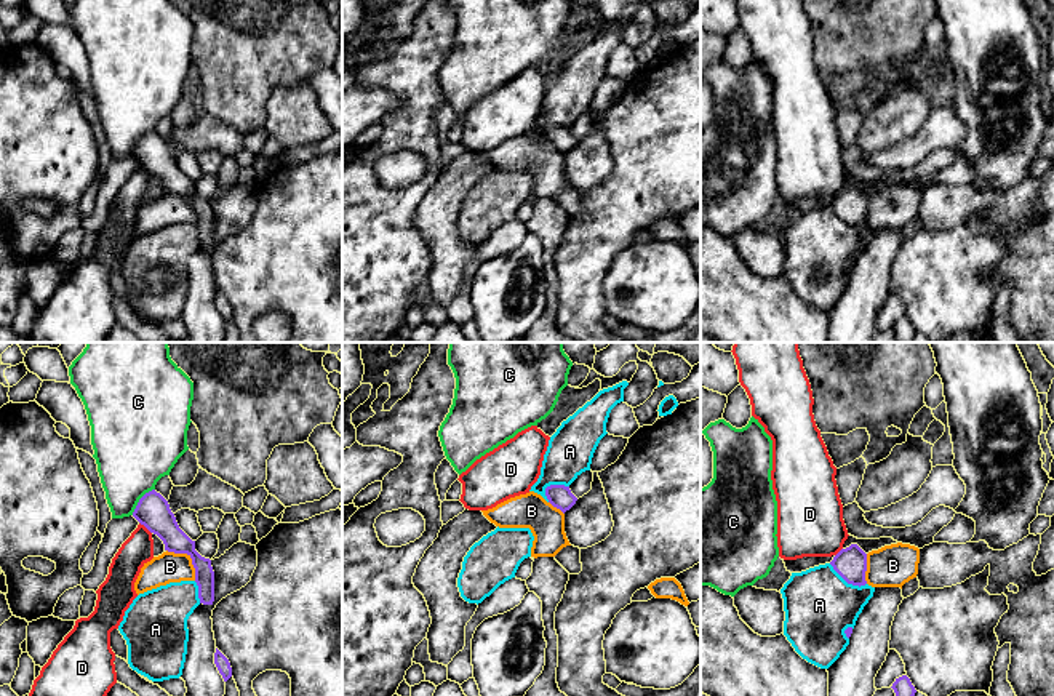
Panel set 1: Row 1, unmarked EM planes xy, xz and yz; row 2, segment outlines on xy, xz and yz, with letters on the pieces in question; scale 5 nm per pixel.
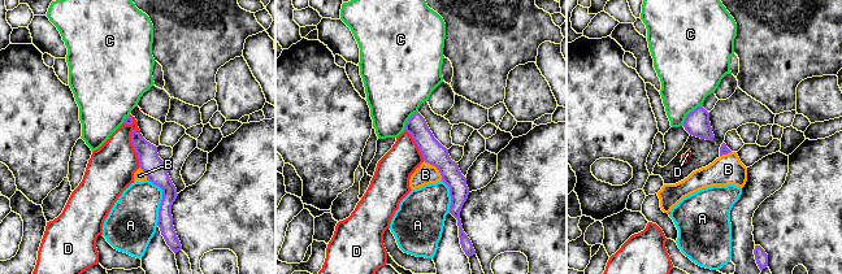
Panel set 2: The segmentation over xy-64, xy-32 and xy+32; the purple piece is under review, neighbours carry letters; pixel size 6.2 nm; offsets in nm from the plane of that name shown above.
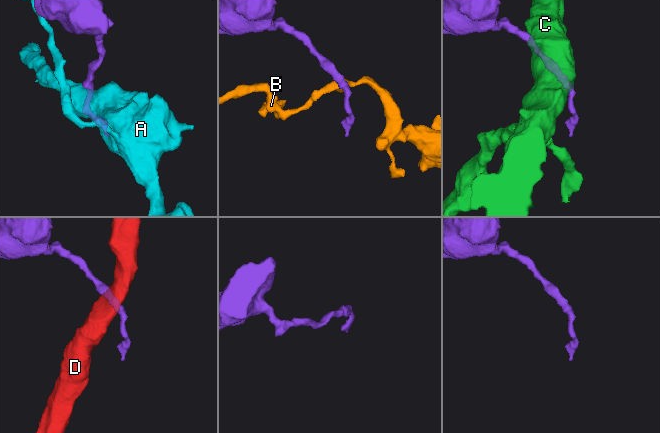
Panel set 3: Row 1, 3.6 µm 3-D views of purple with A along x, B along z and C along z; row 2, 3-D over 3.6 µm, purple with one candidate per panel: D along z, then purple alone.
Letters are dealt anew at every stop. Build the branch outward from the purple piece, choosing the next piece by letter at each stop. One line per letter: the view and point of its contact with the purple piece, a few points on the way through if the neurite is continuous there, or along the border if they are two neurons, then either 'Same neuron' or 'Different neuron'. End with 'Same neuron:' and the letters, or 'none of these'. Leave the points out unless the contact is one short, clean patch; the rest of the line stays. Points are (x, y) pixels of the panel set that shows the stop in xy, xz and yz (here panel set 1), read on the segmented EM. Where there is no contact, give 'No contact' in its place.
A: Touches purple at yz (848, 583). Different neuron
B: Touches purple at xy (191, 557). Boundary: xy (167, 549), (186, 554), (191, 559), (195, 580). Different neuron
C: Touches purple at xy (139, 500). Different neuron
D: Touches purple at xy (146, 527). Boundary: xy (139, 522), (151, 533). Different neuron
Same neuron: none of these

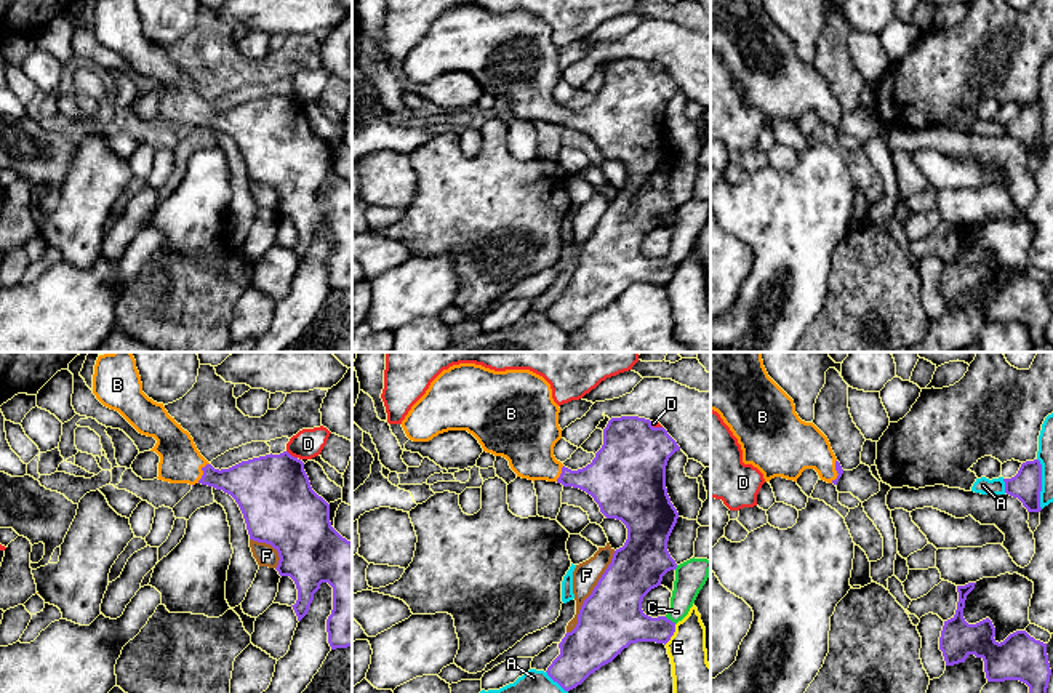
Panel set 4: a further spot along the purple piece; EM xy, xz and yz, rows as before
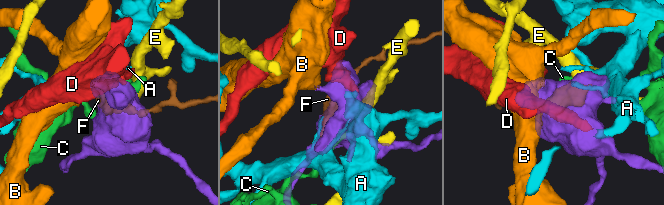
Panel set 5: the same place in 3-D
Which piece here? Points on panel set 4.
A: Touches purple at yz (1040, 484). Different neuron
B: Touches purple at xy (204, 472). Path across: xy (252, 484), (216, 479), (204, 472), (180, 460). Same neuron
C: Touches purple at xz (669, 620). Different neuron
D: Touches purple at xy (290, 455). Boundary: xy (287, 450), (296, 458). Different neuron
E: Touches purple at xz (672, 634). Different neuron
F: Touches purple at xz (592, 592). Different neuron
Same neuron: B

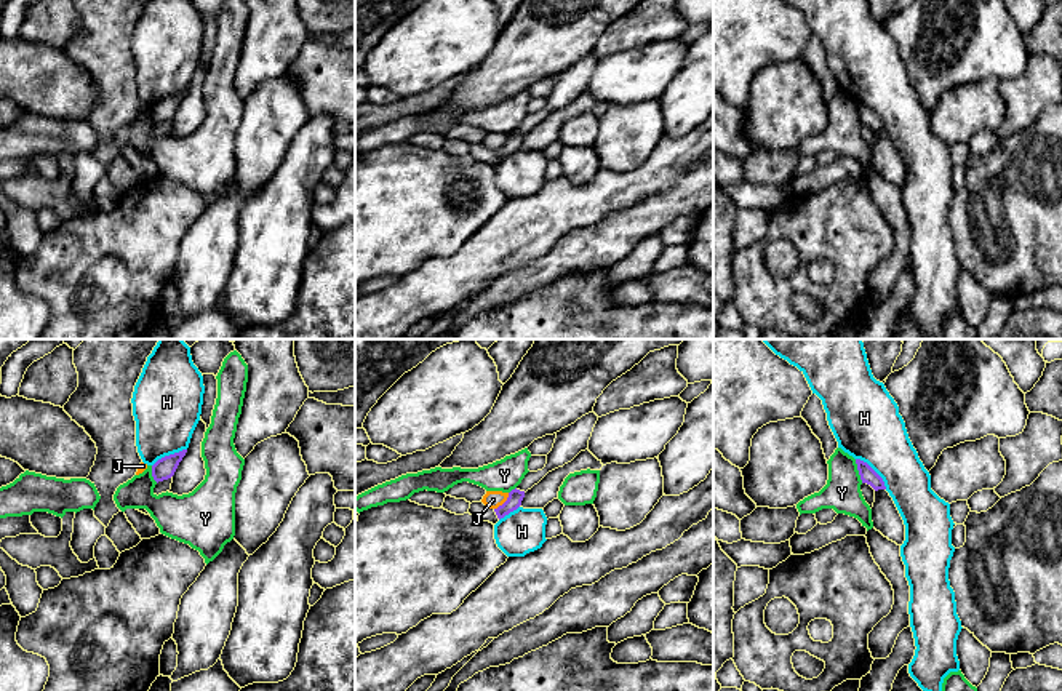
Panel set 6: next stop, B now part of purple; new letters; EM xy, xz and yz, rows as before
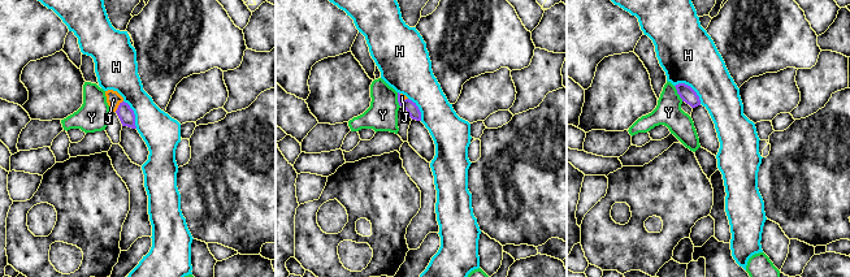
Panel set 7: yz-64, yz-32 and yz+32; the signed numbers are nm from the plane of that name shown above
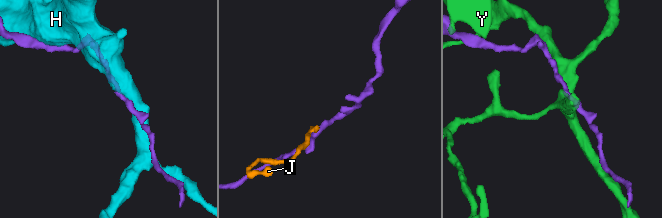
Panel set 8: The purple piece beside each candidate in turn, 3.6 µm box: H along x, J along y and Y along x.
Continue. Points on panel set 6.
H: Touches purple at yz (874, 471). Different neuron
J: Touches purple at xz (504, 503). Different neuron
Y: Touches purple at yz (858, 469). Different neuron
Same neuron: none of these

